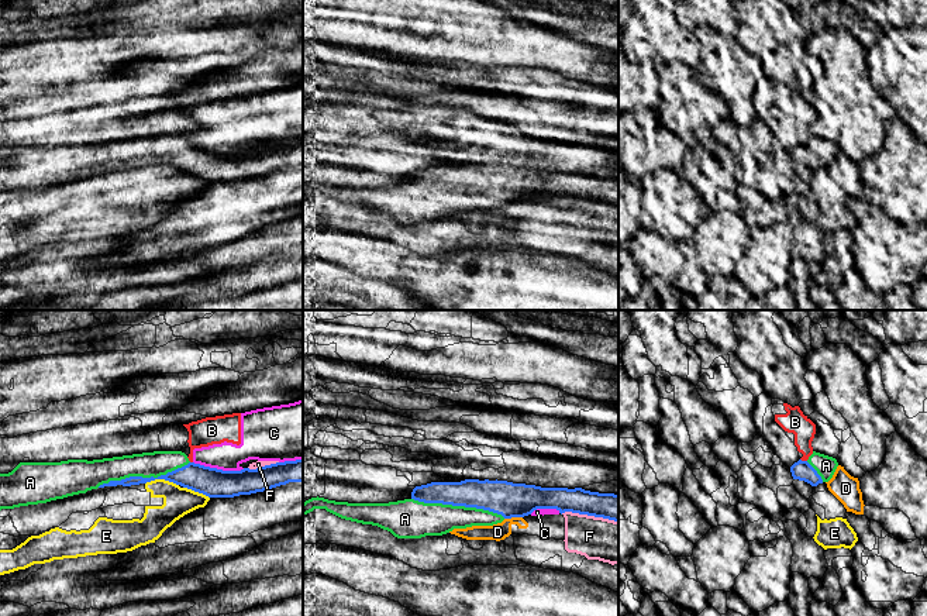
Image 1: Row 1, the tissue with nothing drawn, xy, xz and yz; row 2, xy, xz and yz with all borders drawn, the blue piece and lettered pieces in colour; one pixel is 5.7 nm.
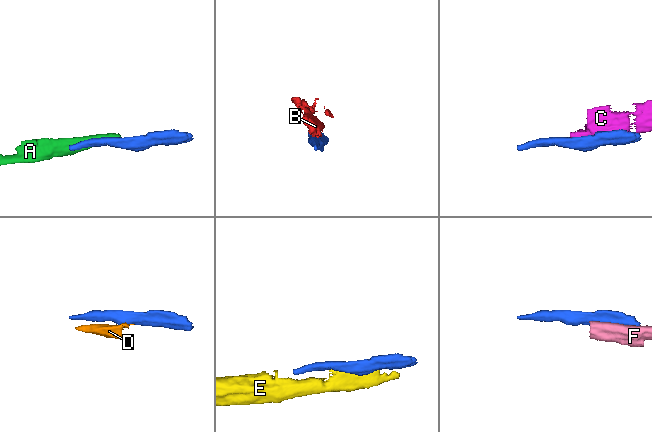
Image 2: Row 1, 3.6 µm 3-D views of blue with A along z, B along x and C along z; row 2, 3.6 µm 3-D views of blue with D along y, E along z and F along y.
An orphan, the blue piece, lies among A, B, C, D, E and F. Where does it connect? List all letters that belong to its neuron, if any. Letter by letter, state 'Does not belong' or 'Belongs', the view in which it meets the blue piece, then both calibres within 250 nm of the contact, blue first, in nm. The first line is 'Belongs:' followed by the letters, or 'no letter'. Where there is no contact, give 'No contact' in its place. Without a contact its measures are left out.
Belongs: A
A: Belongs. Touches blue in xz. Thickness 190 nm (blue) against 200 nm
B: Does not belong. Touches blue in yz. Thickness 110 nm (blue) against 130 nm
C: Does not belong. Touches blue in xy. Thickness 170 nm (blue) against 160 nm
D: Does not belong. Touches blue in xz. Thickness 200 nm (blue) against 100 nm
E: Does not belong. Touches blue in xy. Thickness 160 nm (blue) against 160 nm
F: Does not belong. Touches blue in xz. Thickness 150 nm (blue) against 240 nm

